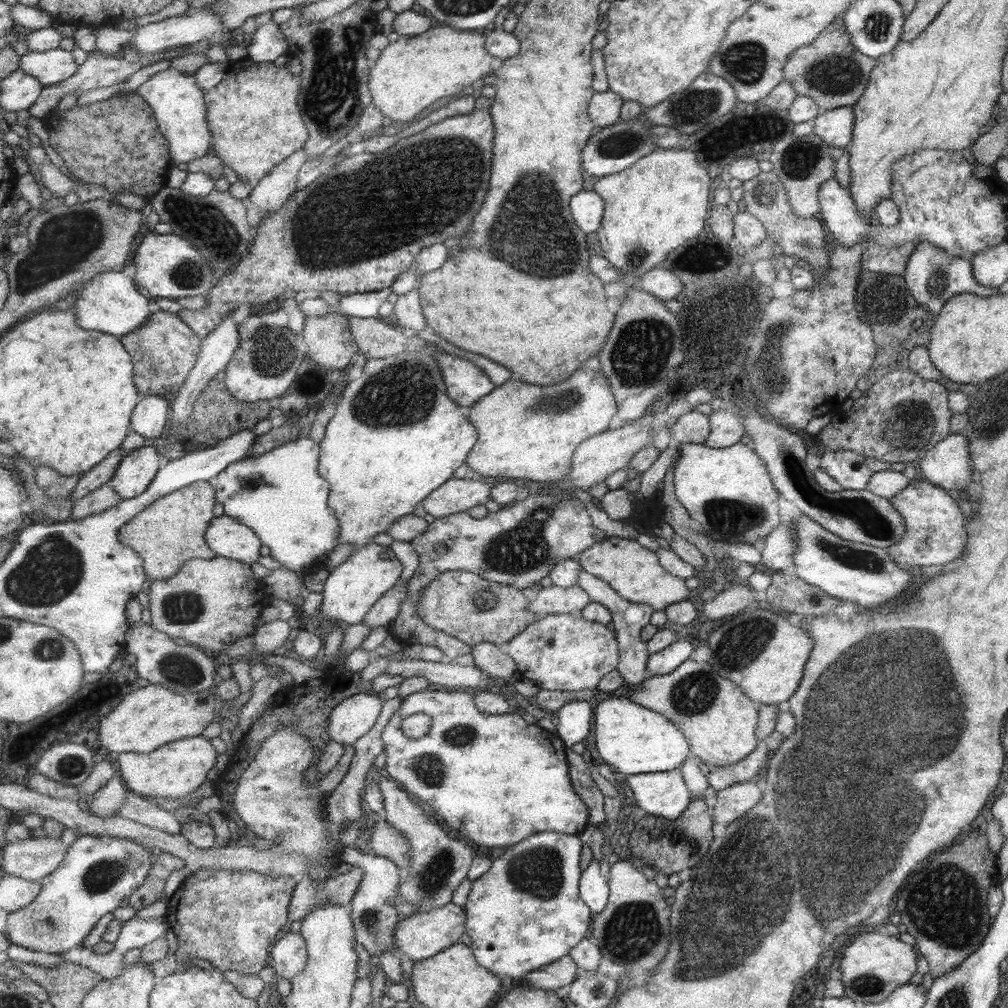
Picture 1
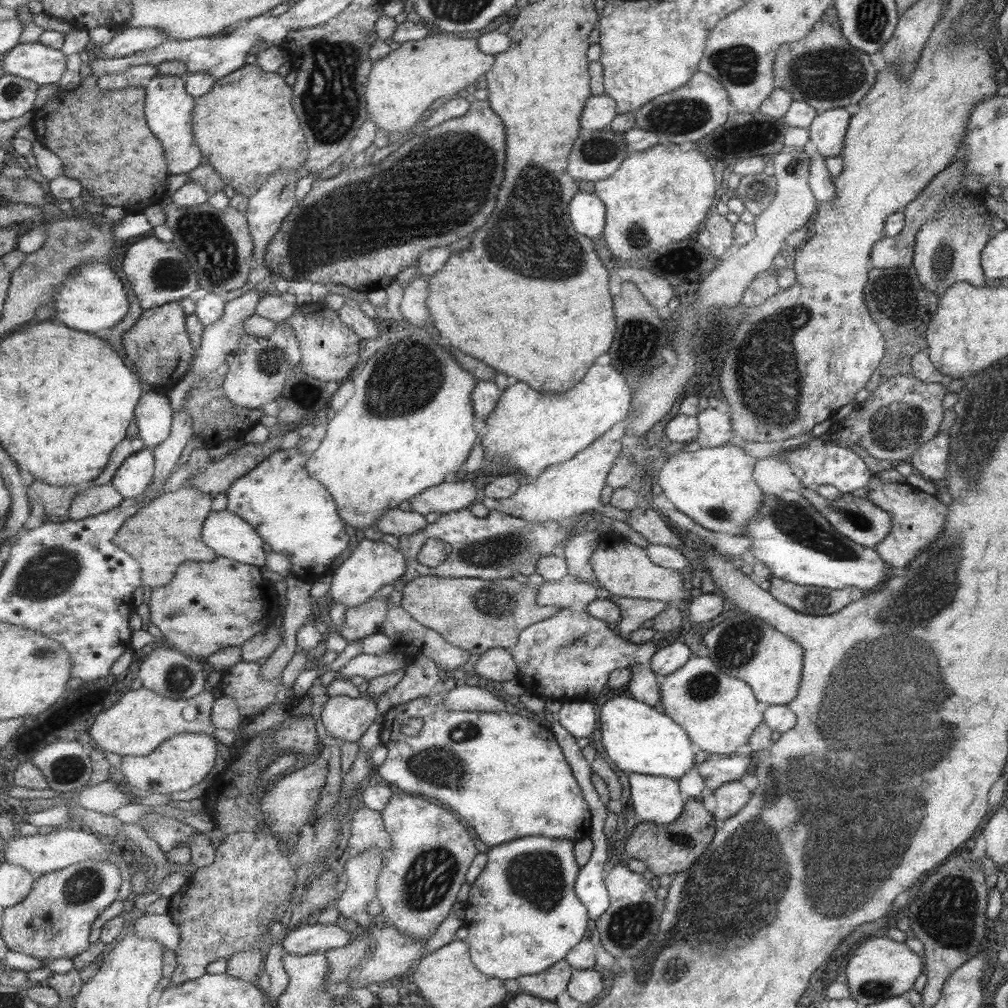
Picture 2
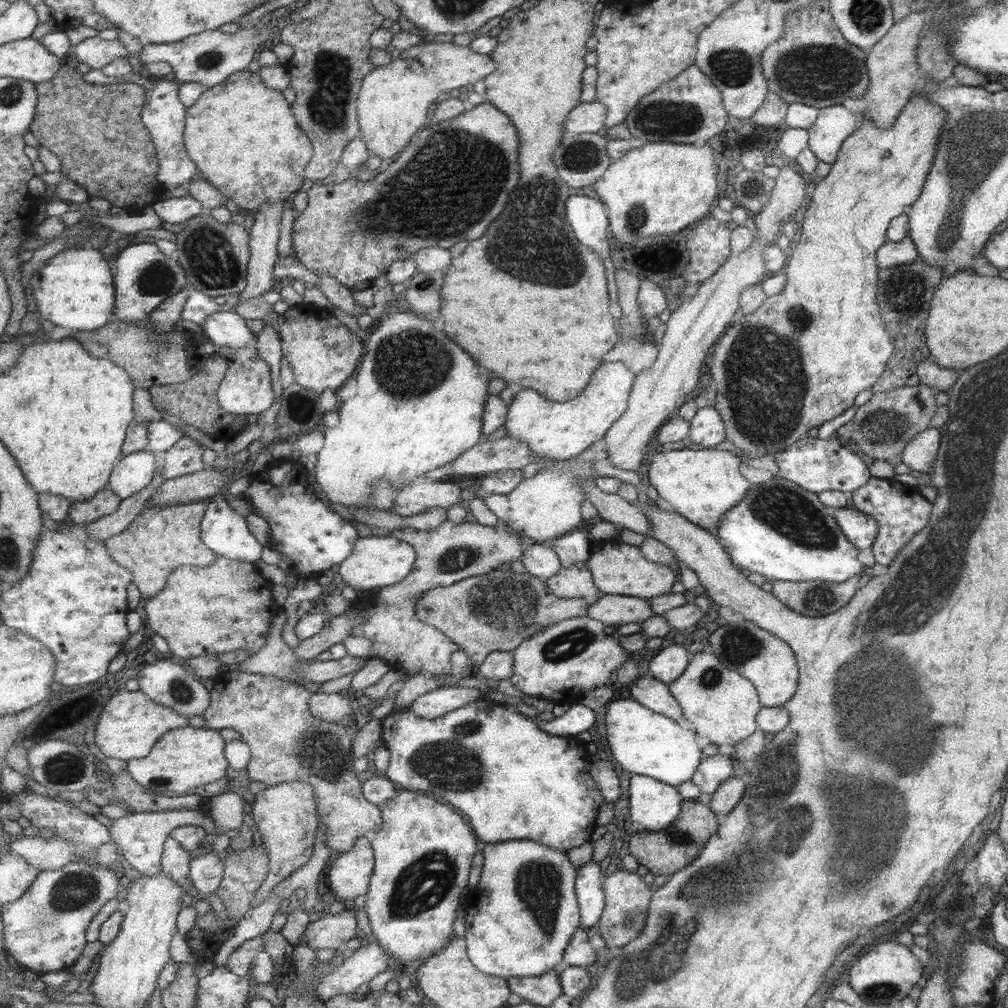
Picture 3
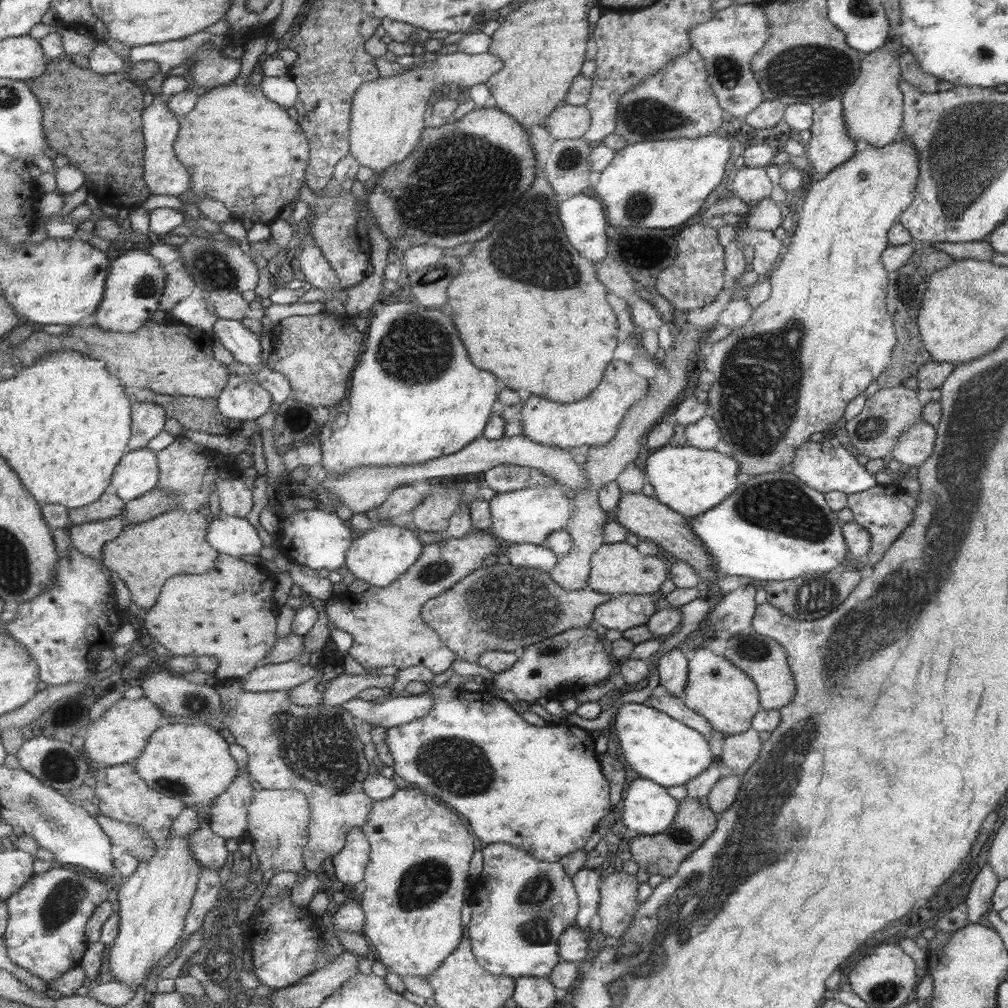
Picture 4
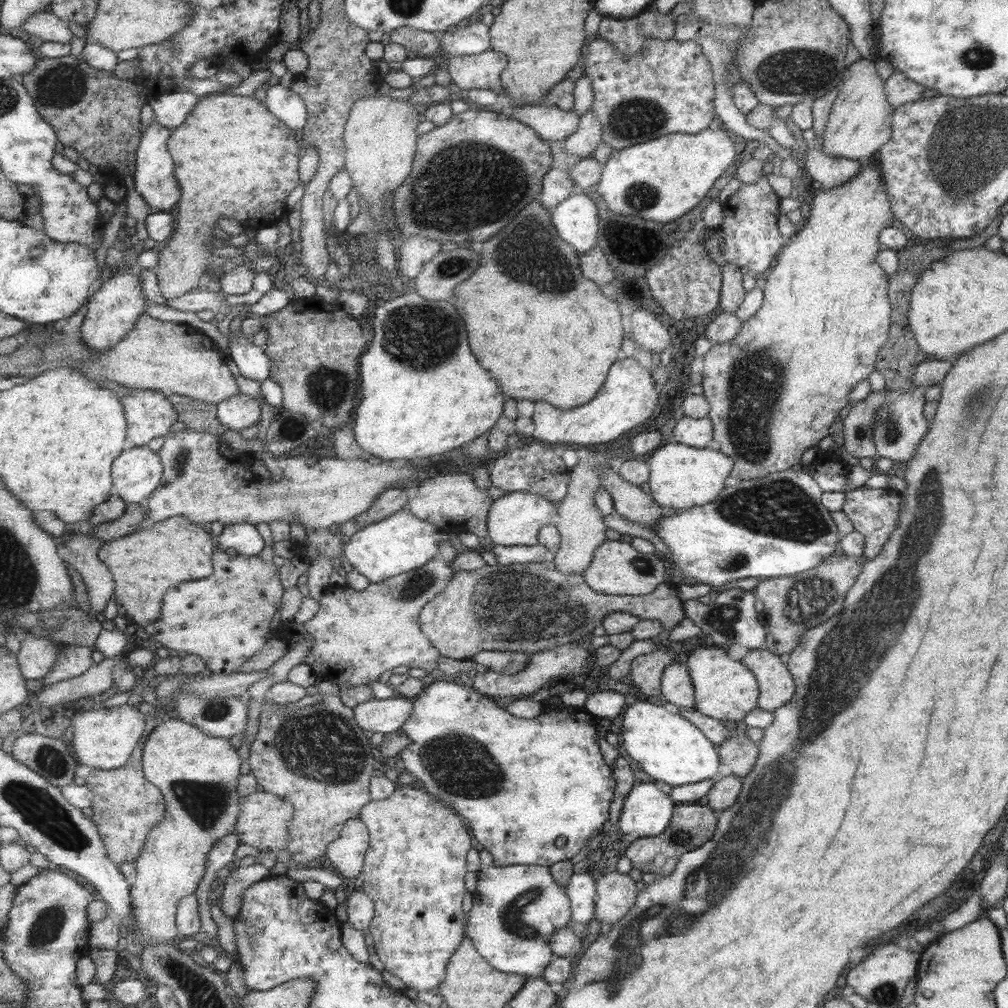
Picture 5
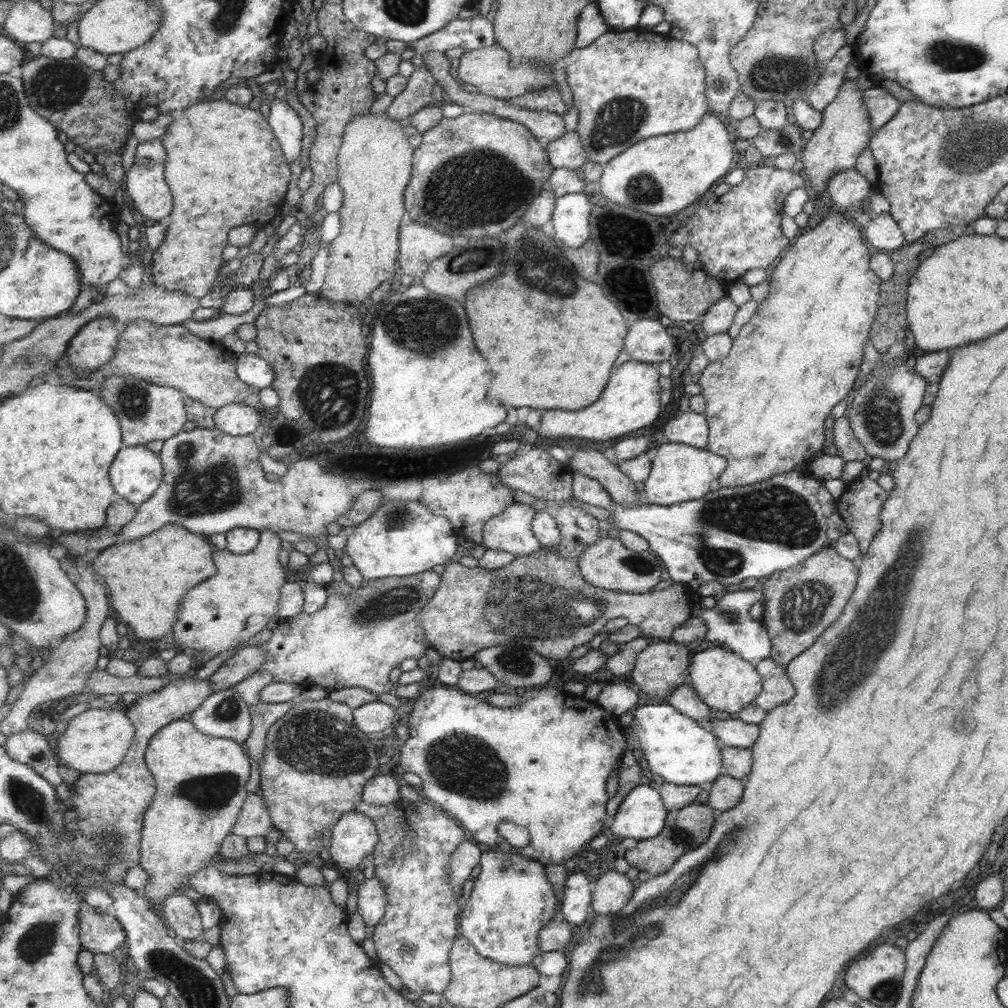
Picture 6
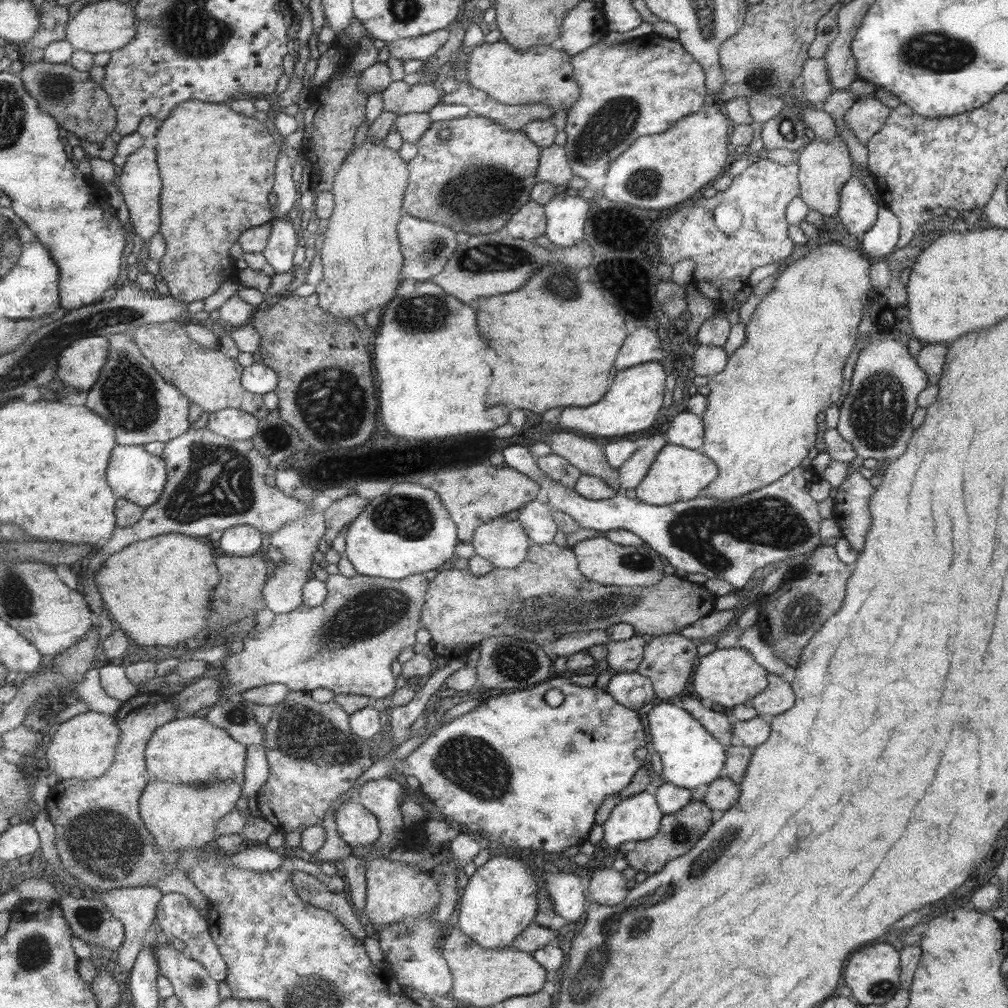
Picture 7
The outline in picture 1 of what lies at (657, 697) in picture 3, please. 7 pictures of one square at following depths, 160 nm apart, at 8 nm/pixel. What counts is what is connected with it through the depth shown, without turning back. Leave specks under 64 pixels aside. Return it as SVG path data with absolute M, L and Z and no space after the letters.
M582 570L578 585L591 595L593 602L599 602L610 612L610 621L613 624L613 630L617 634L619 643L619 660L617 671L625 682L625 686L637 686L642 683L642 680L647 678L646 660L648 650L646 642L640 639L641 628L649 622L649 616L653 611L647 604L635 604L628 600L623 600L606 582L597 578L594 574Z

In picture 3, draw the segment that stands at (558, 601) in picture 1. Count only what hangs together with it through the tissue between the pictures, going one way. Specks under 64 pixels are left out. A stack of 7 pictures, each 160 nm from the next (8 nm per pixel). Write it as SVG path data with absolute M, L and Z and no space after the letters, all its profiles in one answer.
M589 566L563 568L557 576L547 580L555 596L559 598L599 598L602 594L595 584L594 574Z

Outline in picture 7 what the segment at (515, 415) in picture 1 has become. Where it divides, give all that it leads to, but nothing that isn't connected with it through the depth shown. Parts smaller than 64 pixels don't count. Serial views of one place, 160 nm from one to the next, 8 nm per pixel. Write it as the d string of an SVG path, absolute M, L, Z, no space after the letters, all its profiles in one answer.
M655 362L636 364L617 372L611 390L607 390L607 398L593 406L564 407L558 418L559 427L565 431L581 431L588 437L609 438L623 436L631 432L641 432L653 424L663 396L663 370Z

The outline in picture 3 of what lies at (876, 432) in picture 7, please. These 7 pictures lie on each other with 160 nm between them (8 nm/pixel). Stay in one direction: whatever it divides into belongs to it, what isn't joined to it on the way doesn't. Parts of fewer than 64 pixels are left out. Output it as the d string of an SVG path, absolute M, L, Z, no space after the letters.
M929 428L915 435L913 441L909 442L900 454L901 462L910 470L931 474L941 441L939 430L935 428Z

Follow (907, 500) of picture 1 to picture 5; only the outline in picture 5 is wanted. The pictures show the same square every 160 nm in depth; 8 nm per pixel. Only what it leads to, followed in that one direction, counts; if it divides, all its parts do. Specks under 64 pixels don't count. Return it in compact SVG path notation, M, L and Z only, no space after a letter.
M859 487L844 492L844 503L840 510L852 522L853 528L865 538L862 560L873 560L881 551L889 535L897 528L900 514L900 494L893 489Z

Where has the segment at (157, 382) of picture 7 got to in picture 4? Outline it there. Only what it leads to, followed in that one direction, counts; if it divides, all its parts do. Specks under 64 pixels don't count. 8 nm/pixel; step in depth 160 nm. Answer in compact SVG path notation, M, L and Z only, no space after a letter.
M133 402L134 426L129 451L148 449L150 443L165 431L168 415L163 406L151 402Z

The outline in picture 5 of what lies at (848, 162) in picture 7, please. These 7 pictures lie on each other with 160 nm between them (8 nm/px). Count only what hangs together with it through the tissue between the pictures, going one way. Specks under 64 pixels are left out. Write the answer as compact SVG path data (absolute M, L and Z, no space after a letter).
M860 58L847 68L847 76L839 86L838 95L834 100L833 108L830 110L830 118L825 125L820 139L822 140L822 151L829 156L857 159L864 161L874 156L877 150L890 140L893 132L891 123L893 121L894 107L887 102L884 80L877 75L873 62Z

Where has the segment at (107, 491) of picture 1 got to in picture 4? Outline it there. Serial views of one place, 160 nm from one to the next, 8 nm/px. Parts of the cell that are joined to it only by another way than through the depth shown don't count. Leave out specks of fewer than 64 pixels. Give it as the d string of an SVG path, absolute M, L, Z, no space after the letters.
M110 490L93 504L70 509L70 522L73 526L107 520L124 514L126 505L126 502L119 495Z

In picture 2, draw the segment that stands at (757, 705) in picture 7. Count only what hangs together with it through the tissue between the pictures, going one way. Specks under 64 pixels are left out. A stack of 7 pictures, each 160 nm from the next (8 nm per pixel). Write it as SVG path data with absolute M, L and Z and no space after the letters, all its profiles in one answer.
M747 613L731 616L705 634L709 658L719 662L719 670L731 678L742 679L765 705L786 705L798 695L801 684L803 649L794 640L769 626L763 619Z

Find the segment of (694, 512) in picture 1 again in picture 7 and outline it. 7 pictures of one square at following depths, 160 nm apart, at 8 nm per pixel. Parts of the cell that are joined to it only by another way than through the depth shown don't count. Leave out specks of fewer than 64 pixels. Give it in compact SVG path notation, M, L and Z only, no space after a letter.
M666 443L634 492L636 499L641 502L650 503L653 506L665 506L698 497L716 477L718 477L718 466L715 466L699 450L688 450L686 447Z

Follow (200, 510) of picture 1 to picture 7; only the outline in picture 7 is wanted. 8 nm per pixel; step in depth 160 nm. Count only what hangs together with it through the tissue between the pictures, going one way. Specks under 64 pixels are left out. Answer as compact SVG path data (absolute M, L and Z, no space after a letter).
M169 533L158 537L153 537L147 540L134 542L126 549L109 558L95 574L95 583L97 584L99 593L103 602L107 604L109 612L115 616L115 622L127 632L127 636L133 641L133 644L138 646L170 646L172 648L183 647L187 648L189 644L195 645L200 642L206 635L207 628L211 622L208 620L212 613L210 608L211 596L213 596L214 588L218 586L222 580L222 574L218 569L216 562L217 557L211 549L211 545L206 539L200 537L192 537L181 533Z

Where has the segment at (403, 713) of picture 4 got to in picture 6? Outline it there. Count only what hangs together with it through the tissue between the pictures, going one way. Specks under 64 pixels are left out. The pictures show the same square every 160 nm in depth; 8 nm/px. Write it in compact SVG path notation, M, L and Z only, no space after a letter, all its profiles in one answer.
M371 702L354 710L357 726L368 735L376 738L381 730L392 728L397 721L397 710L385 702Z

